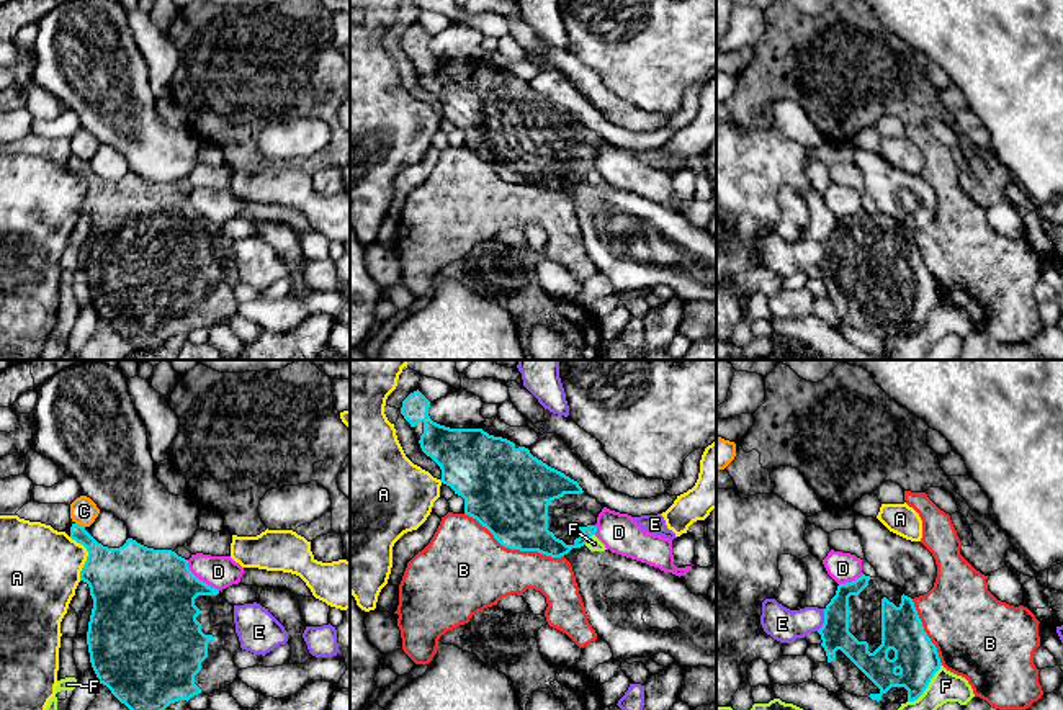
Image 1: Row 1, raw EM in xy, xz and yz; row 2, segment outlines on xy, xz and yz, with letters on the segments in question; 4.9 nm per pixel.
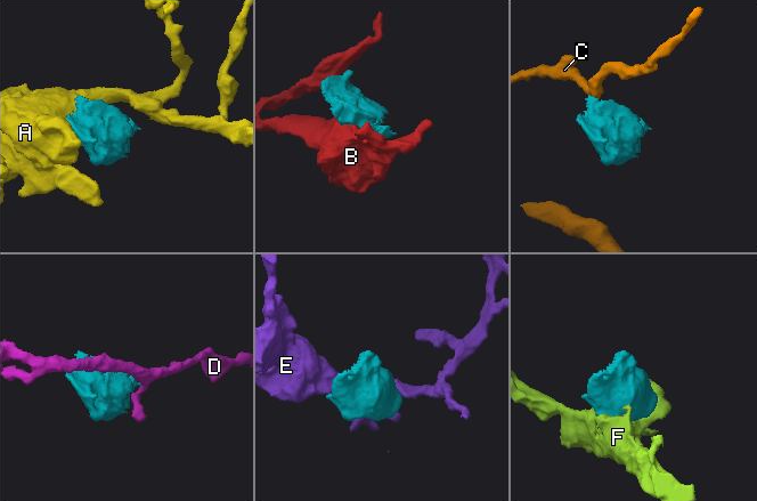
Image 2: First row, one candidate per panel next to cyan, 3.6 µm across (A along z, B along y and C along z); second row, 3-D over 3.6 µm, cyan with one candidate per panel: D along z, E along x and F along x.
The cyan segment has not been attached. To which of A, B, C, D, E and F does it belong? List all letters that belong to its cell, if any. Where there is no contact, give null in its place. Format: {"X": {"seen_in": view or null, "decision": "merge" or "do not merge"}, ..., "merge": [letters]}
{"A": {"seen_in": "xy", "decision": "do not merge"}, "B": {"seen_in": "xz", "decision": "do not merge"}, "C": {"seen_in": "xy", "decision": "do not merge"}, "D": {"seen_in": "xy", "decision": "do not merge"}, "E": {"seen_in": "yz", "decision": "do not merge"}, "F": {"seen_in": "yz", "decision": "do not merge"}, "merge": []}

